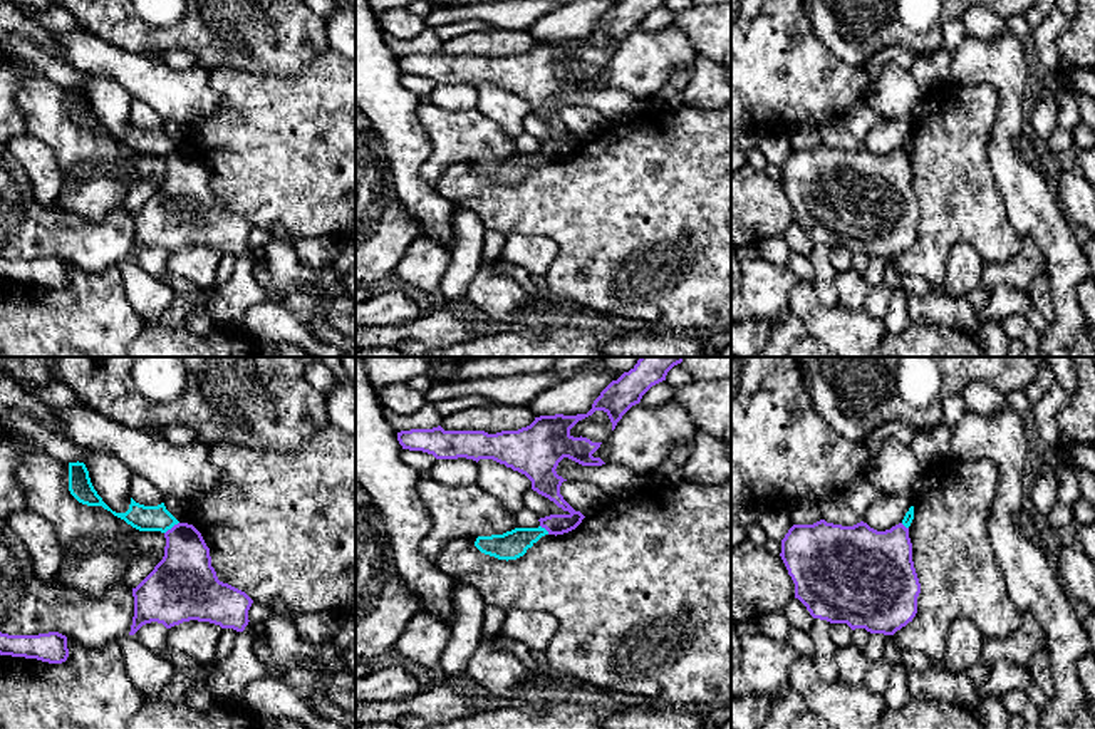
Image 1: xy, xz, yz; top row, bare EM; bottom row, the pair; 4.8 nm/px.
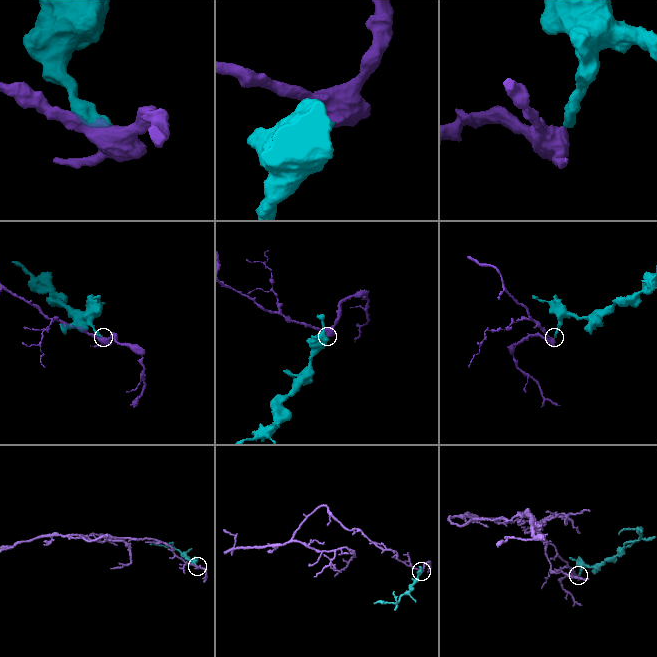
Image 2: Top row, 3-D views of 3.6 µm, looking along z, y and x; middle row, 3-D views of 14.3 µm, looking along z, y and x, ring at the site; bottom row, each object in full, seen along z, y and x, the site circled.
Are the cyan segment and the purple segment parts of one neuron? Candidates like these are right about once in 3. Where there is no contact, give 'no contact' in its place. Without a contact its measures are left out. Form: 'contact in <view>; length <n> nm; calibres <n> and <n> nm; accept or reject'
contact in xy; length 90 nm; calibres 130 and 280 nm; reject

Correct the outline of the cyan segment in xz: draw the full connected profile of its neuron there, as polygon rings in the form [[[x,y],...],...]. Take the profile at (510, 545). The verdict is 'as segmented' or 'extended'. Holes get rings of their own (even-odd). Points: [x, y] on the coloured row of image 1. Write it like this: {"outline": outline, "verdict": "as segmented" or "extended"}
{"outline": [[[542,526],[515,528],[503,535],[478,536],[475,546],[485,555],[508,561],[523,556],[545,535],[548,531]]], "verdict": "as segmented"}

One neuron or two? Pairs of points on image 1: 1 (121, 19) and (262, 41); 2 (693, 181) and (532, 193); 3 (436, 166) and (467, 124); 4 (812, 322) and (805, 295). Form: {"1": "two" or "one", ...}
{"1": "one", "2": "one", "3": "one", "4": "one"}

